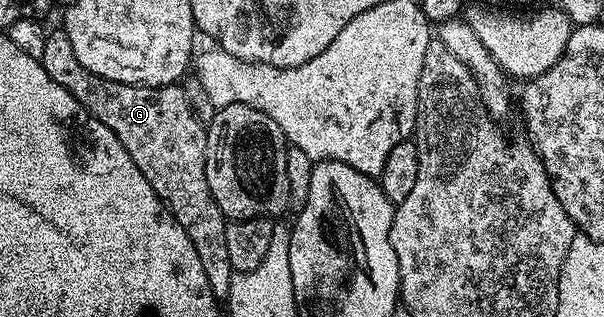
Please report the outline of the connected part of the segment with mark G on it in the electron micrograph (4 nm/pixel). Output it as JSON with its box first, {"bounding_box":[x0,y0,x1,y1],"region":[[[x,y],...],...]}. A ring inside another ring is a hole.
{"bounding_box":[41,30,233,301],"region":[[[62,30],[52,31],[48,35],[41,63],[49,78],[53,78],[53,82],[65,86],[65,90],[69,90],[69,94],[73,94],[73,98],[77,98],[81,106],[88,108],[102,124],[109,126],[109,130],[113,130],[113,134],[117,134],[121,146],[129,150],[129,158],[137,162],[137,170],[145,174],[149,186],[153,186],[153,190],[162,198],[163,203],[173,214],[173,218],[185,230],[185,234],[189,234],[189,242],[193,242],[193,250],[197,250],[197,258],[201,258],[201,266],[205,266],[205,278],[209,278],[209,286],[213,294],[219,301],[226,301],[229,282],[233,275],[229,262],[229,246],[225,242],[225,230],[229,221],[217,206],[209,190],[209,182],[205,178],[207,129],[204,121],[199,121],[199,116],[195,113],[186,90],[179,88],[183,86],[144,88],[142,84],[122,84],[101,78],[85,70],[85,66],[77,62],[77,54],[73,54],[73,46],[69,46],[69,38]]]}

